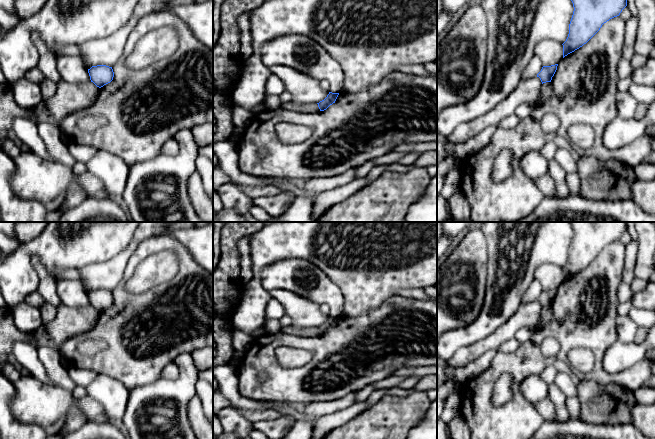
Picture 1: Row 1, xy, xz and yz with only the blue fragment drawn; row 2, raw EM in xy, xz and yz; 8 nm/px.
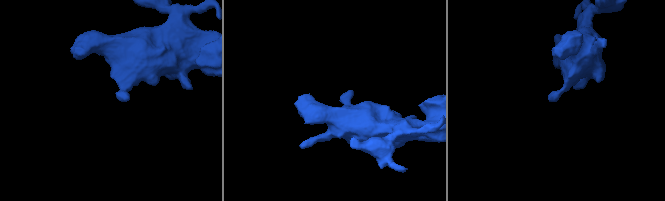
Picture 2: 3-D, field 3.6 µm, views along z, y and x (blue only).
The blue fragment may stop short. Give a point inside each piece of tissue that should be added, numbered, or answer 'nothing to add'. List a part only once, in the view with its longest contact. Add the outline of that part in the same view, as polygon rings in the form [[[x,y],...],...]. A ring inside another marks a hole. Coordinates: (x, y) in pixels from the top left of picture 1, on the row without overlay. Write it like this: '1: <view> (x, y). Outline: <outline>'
nothing to add

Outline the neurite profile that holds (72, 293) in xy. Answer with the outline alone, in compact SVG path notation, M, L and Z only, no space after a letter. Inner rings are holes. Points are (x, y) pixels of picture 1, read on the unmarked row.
M59 279L57 281L57 293L62 304L68 307L81 308L91 305L88 292L80 280Z

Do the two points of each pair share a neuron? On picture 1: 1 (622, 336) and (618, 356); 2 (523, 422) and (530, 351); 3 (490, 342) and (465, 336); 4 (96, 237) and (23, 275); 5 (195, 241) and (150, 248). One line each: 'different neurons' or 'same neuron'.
1: different neurons
2: same neuron
3: different neurons
4: same neuron
5: different neurons

